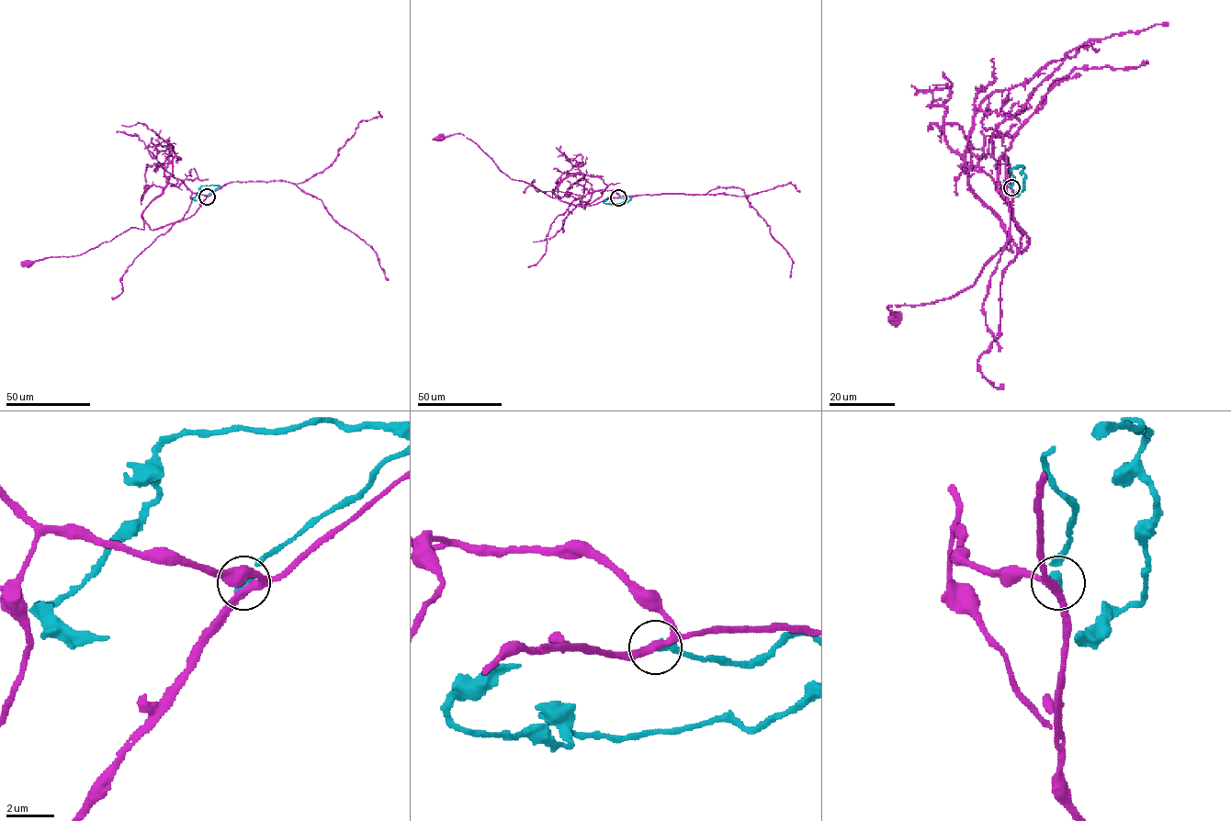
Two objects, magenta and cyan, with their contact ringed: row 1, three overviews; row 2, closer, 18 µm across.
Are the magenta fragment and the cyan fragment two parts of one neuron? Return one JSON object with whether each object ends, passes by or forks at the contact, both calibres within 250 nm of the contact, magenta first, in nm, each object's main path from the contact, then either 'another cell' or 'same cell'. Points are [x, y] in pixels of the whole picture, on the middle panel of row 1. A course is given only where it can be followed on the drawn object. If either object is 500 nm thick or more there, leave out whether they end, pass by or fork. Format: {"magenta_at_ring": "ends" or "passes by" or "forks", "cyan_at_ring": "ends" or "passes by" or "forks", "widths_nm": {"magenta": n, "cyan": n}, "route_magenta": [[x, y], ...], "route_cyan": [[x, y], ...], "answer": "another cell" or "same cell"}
{"magenta_at_ring": "passes by", "cyan_at_ring": "ends", "widths_nm": {"magenta": 320, "cyan": 240}, "route_magenta": [[618, 197], [607, 197], [592, 205], [563, 201], [507, 175], [463, 135], [440, 138]], "route_cyan": [[618, 197], [629, 196], [631, 199], [612, 204], [604, 202], [608, 198]], "answer": "another cell"}

